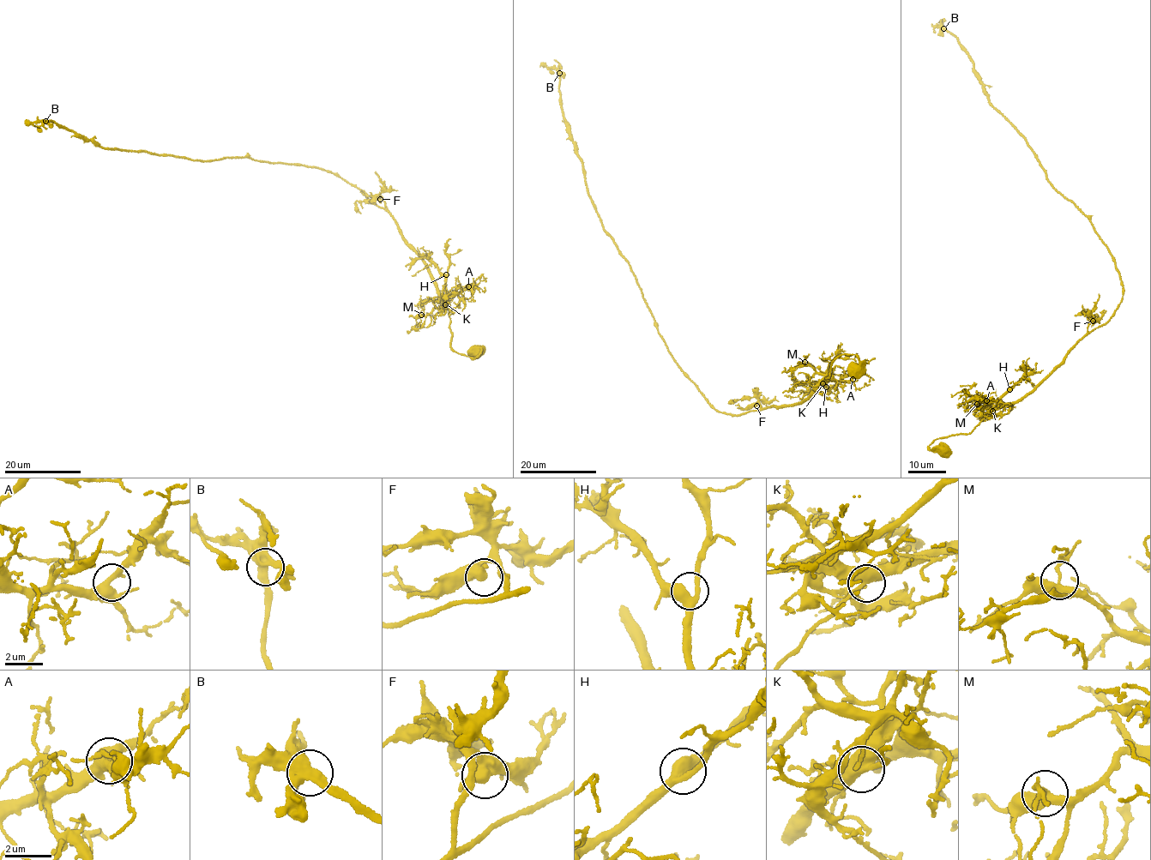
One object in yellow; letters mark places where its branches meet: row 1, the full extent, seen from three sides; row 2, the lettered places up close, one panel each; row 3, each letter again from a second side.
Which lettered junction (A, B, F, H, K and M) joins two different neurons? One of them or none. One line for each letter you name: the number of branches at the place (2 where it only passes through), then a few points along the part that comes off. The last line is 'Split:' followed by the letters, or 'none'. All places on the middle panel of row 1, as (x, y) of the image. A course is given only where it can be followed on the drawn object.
Split: none

